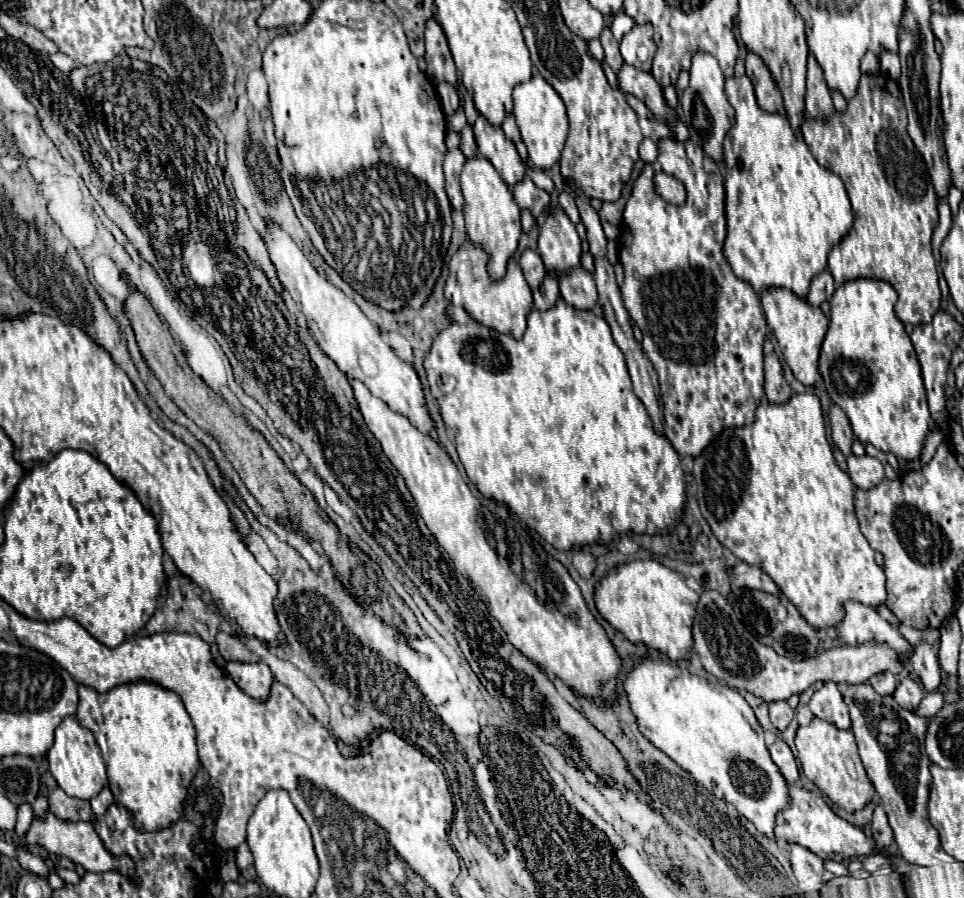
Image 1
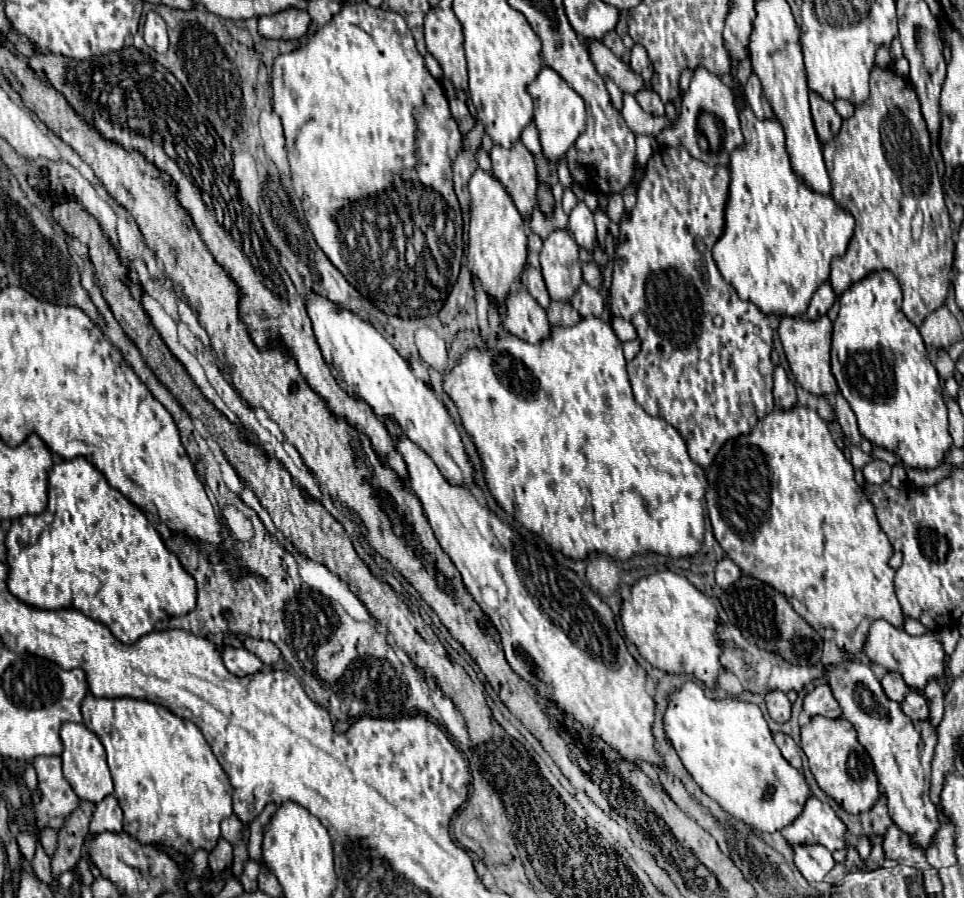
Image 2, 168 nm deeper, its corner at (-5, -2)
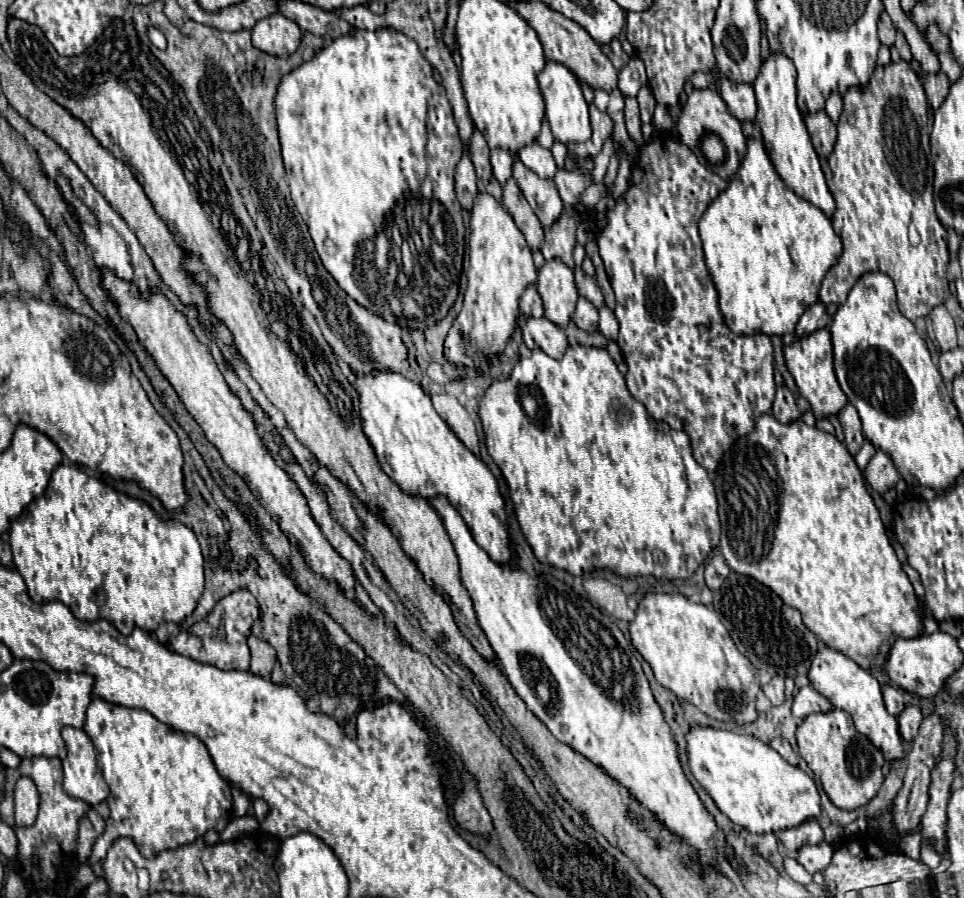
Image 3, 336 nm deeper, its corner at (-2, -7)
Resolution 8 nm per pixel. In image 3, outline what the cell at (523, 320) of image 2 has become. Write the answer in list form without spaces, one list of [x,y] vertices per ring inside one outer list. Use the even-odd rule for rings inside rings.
[[[526,318],[522,326],[522,342],[528,348],[540,348],[544,350],[550,358],[560,358],[566,348],[568,340],[564,334],[564,328],[556,326],[548,318]]]

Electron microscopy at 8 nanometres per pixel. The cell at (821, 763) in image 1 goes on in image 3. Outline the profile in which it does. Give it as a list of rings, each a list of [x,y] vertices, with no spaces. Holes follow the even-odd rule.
[[[830,710],[826,714],[810,714],[798,726],[796,740],[800,756],[820,780],[834,806],[842,810],[856,810],[868,804],[880,790],[884,780],[882,768],[886,760],[878,748],[874,748],[862,734],[856,732],[848,712]]]

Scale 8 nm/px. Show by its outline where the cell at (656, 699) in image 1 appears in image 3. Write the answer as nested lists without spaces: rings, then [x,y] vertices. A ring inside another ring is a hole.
[[[692,724],[686,732],[686,754],[690,772],[716,806],[752,834],[794,828],[822,812],[814,780],[754,736]]]

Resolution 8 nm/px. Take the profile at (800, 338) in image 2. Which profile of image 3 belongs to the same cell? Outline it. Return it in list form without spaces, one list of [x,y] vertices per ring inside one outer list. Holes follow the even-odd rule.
[[[828,328],[816,330],[810,336],[804,336],[802,340],[794,338],[792,344],[784,344],[784,358],[786,358],[786,366],[790,374],[796,380],[800,394],[810,402],[816,418],[838,414],[846,406],[848,398],[840,390],[838,380],[834,376],[834,368],[832,368],[832,340],[830,340]]]

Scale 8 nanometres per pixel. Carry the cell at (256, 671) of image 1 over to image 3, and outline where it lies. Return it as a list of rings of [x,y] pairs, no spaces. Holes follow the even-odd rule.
[[[236,590],[230,596],[224,596],[202,622],[194,624],[190,630],[180,632],[174,640],[166,642],[166,646],[182,656],[188,656],[196,662],[216,666],[220,670],[248,670],[250,652],[246,646],[246,638],[250,636],[252,622],[258,620],[260,610],[258,602],[250,590]]]

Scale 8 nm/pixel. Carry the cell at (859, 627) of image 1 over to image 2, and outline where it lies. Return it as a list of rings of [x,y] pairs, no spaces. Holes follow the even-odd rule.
[[[879,619],[871,625],[871,631],[865,643],[865,653],[873,663],[885,667],[887,671],[901,673],[905,683],[915,691],[923,691],[929,679],[941,679],[945,673],[945,651],[937,631],[927,631],[921,637],[911,637],[903,629],[897,629],[887,621]]]

